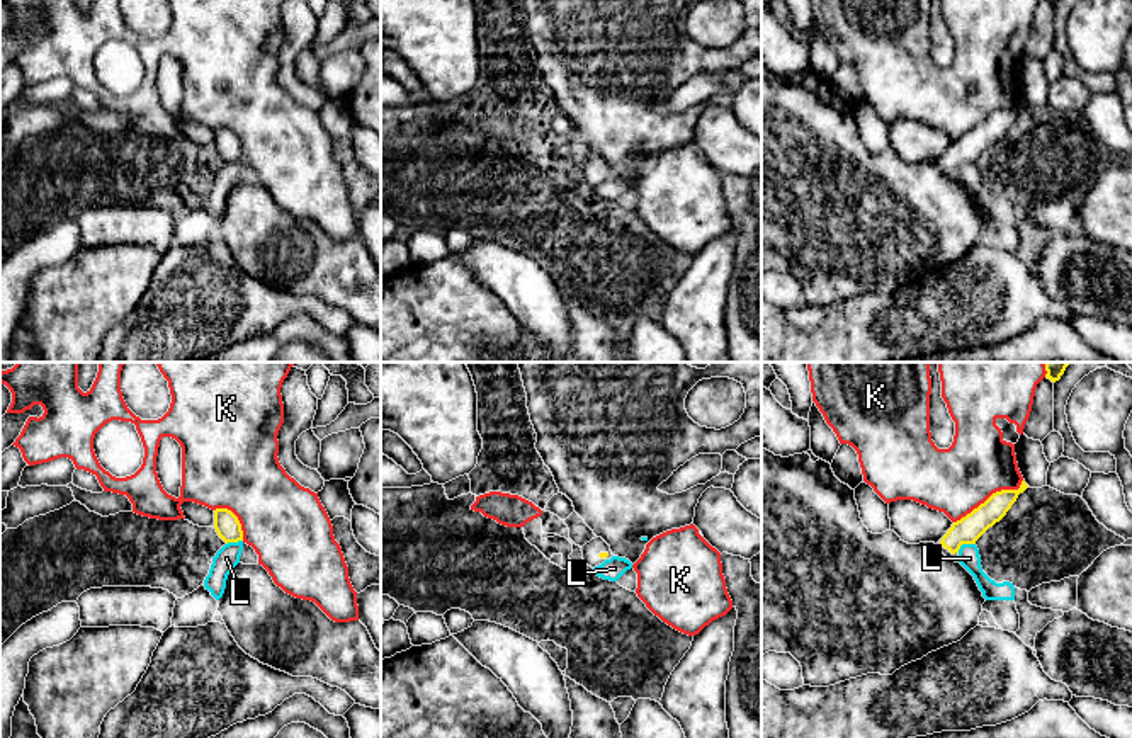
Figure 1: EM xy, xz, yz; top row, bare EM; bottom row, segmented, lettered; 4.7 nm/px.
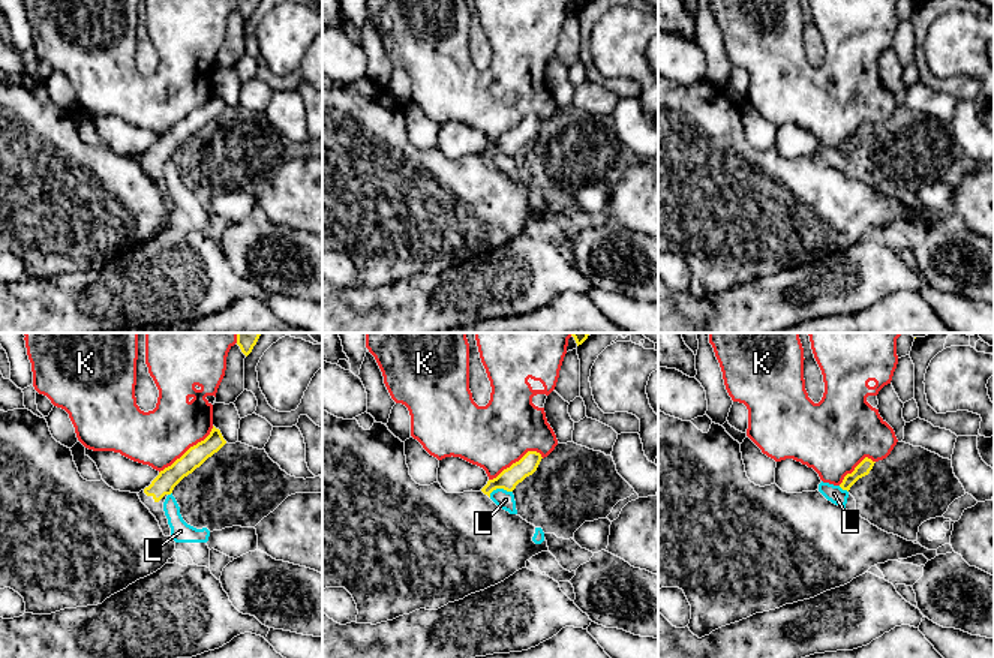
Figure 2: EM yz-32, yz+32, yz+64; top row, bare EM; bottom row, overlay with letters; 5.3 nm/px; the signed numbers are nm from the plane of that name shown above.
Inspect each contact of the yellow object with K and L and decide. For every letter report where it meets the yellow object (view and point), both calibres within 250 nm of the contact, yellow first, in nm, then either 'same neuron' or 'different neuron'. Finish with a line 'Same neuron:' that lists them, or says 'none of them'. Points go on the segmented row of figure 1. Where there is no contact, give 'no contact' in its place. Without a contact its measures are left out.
K: contact yz (991, 495); calibres 130 and 320 nm; different neuron
L: contact yz (964, 543); calibres 130 and 100 nm; different neuron
Same neuron: none of them

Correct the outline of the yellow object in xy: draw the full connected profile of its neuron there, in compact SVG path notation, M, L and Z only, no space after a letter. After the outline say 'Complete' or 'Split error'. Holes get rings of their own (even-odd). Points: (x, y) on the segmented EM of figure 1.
M228 508L214 510L214 529L226 544L243 541L241 524Z. Complete

